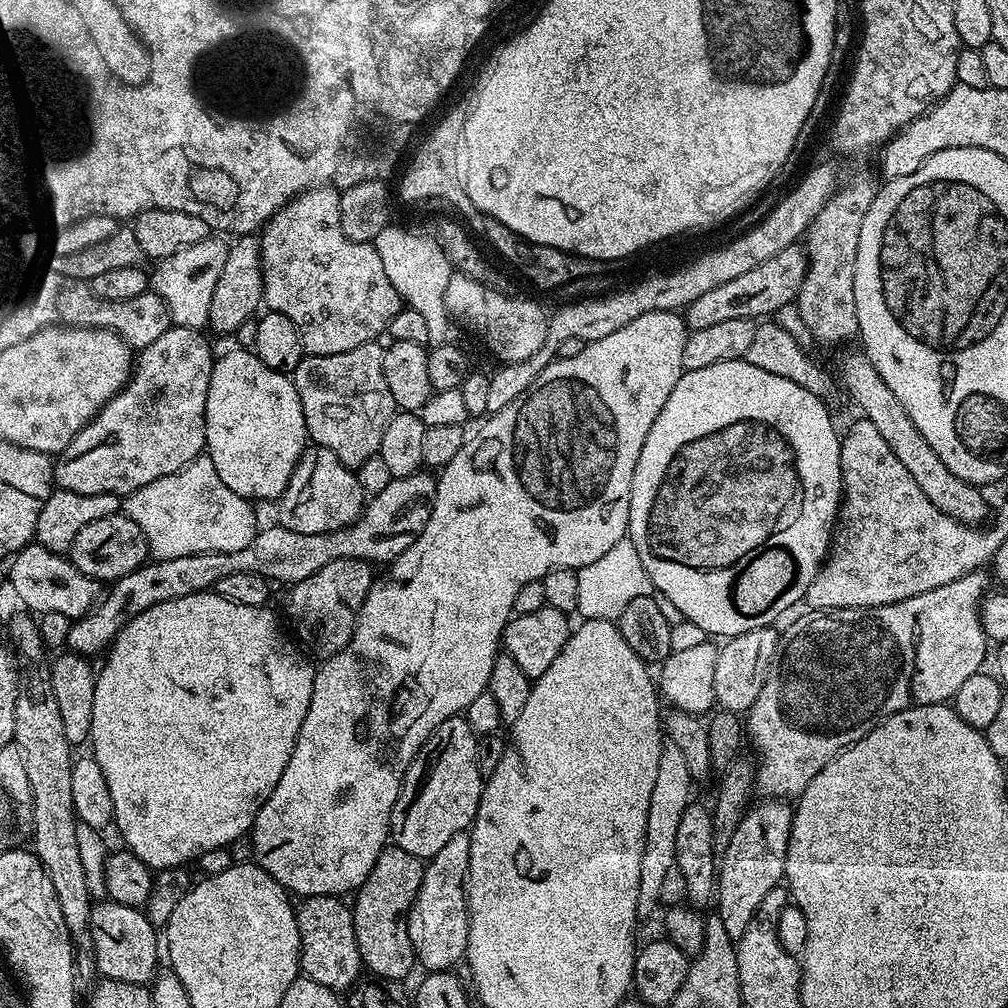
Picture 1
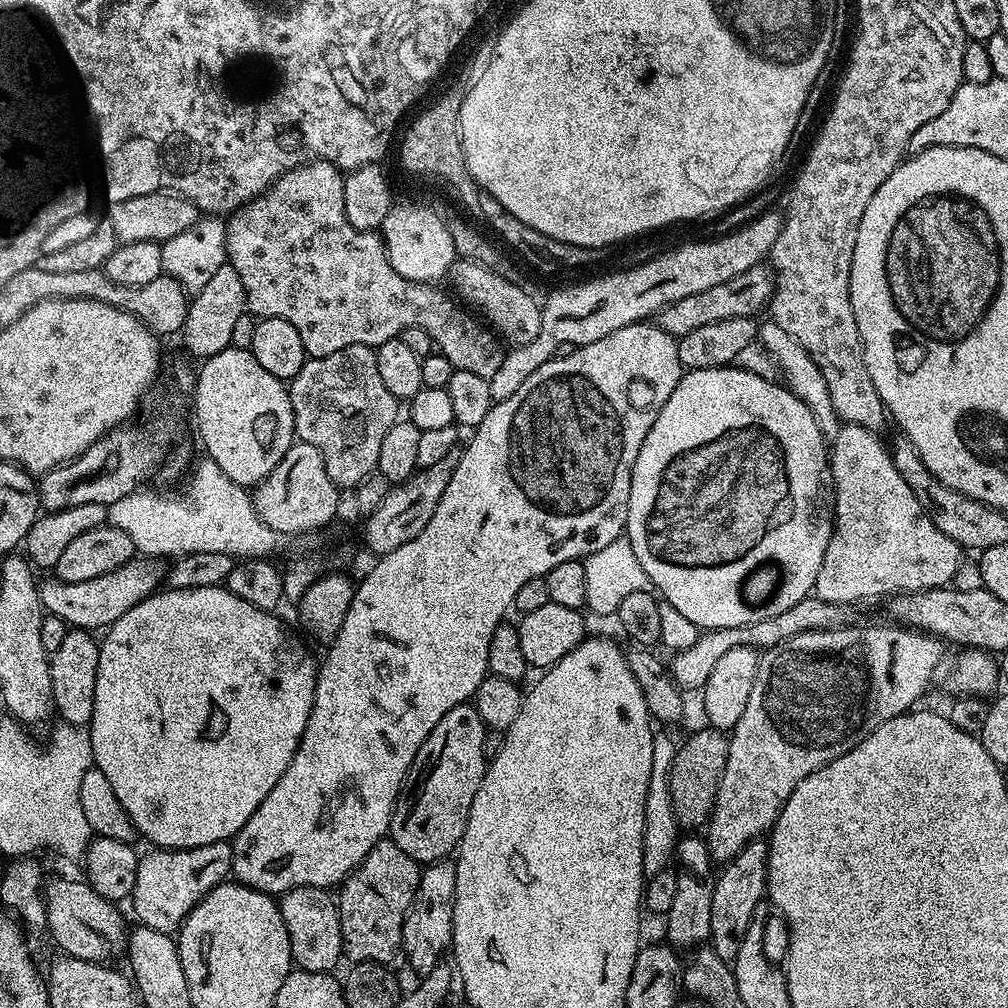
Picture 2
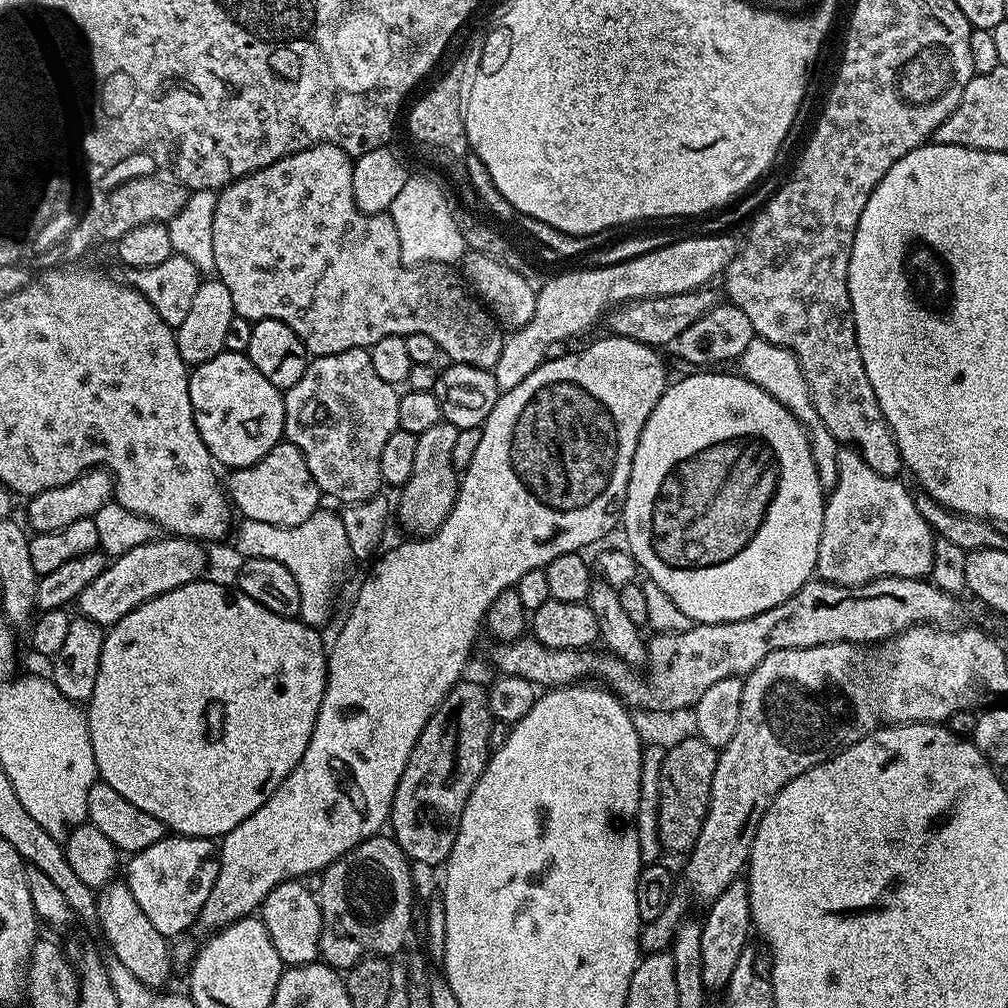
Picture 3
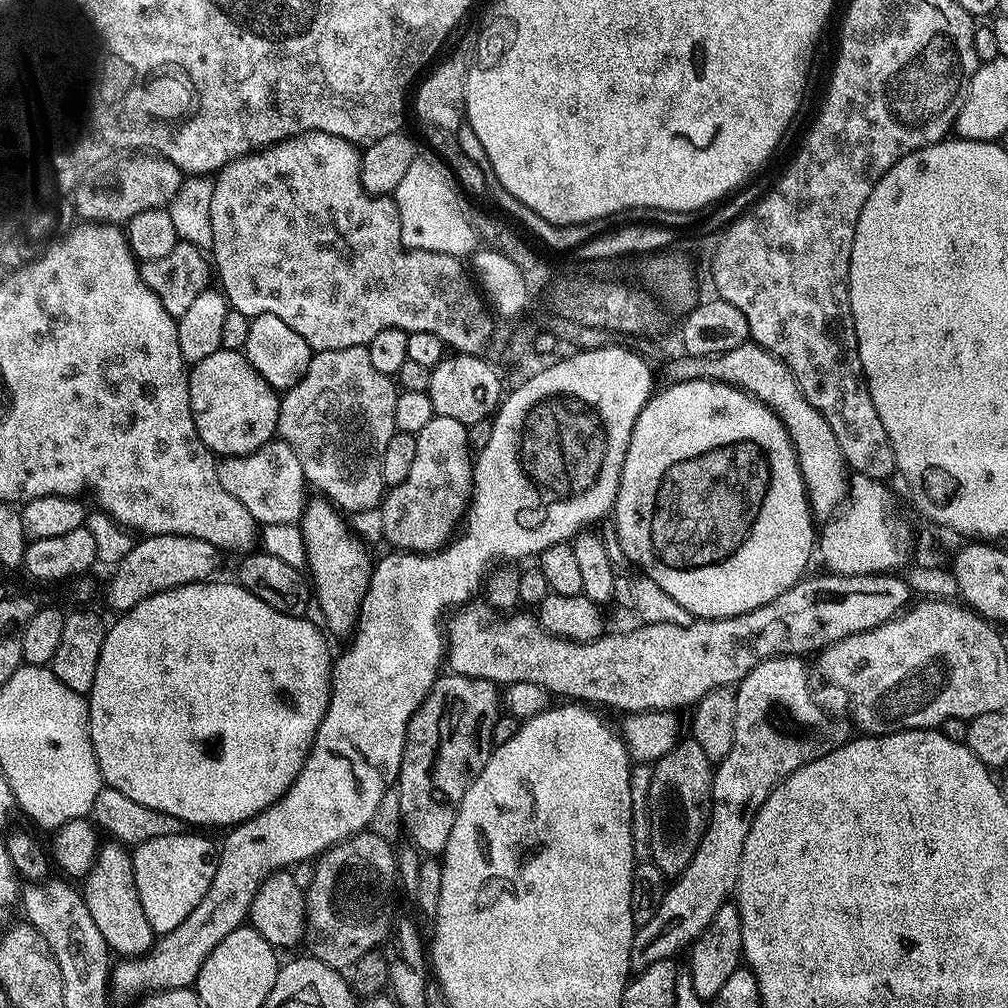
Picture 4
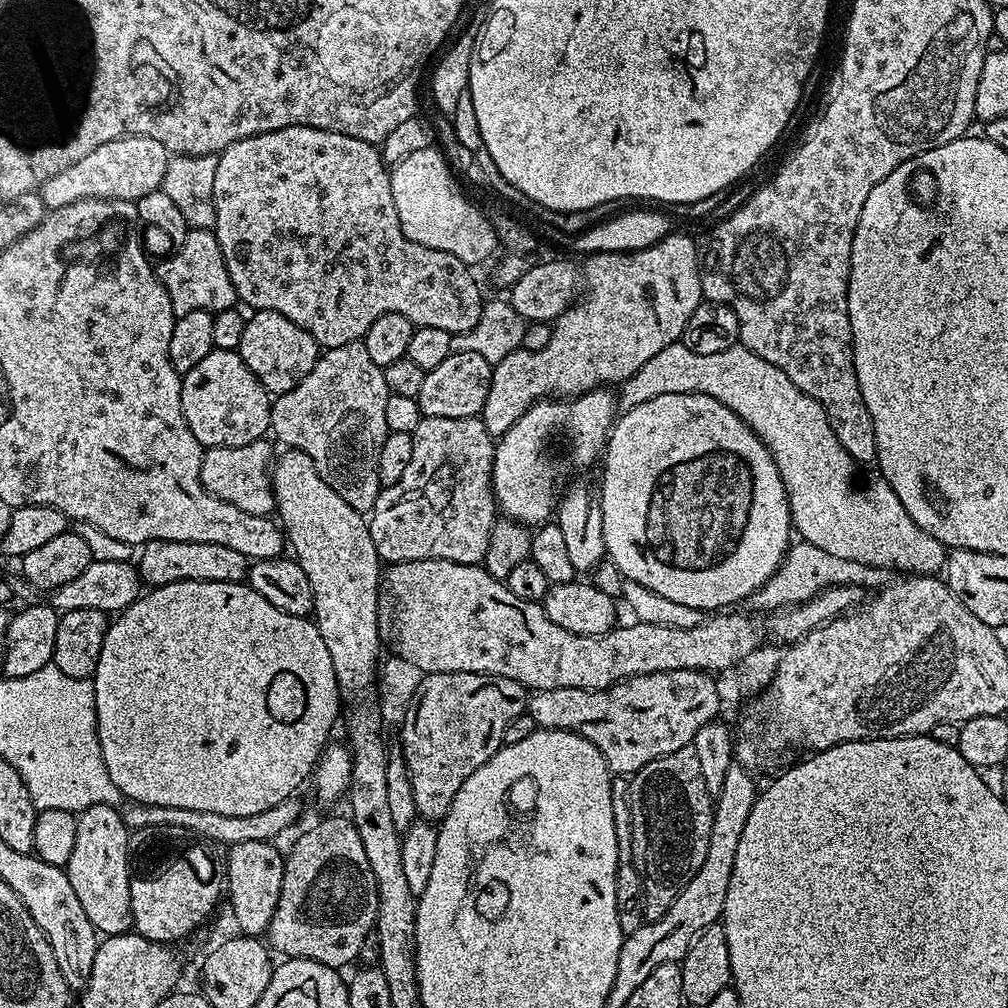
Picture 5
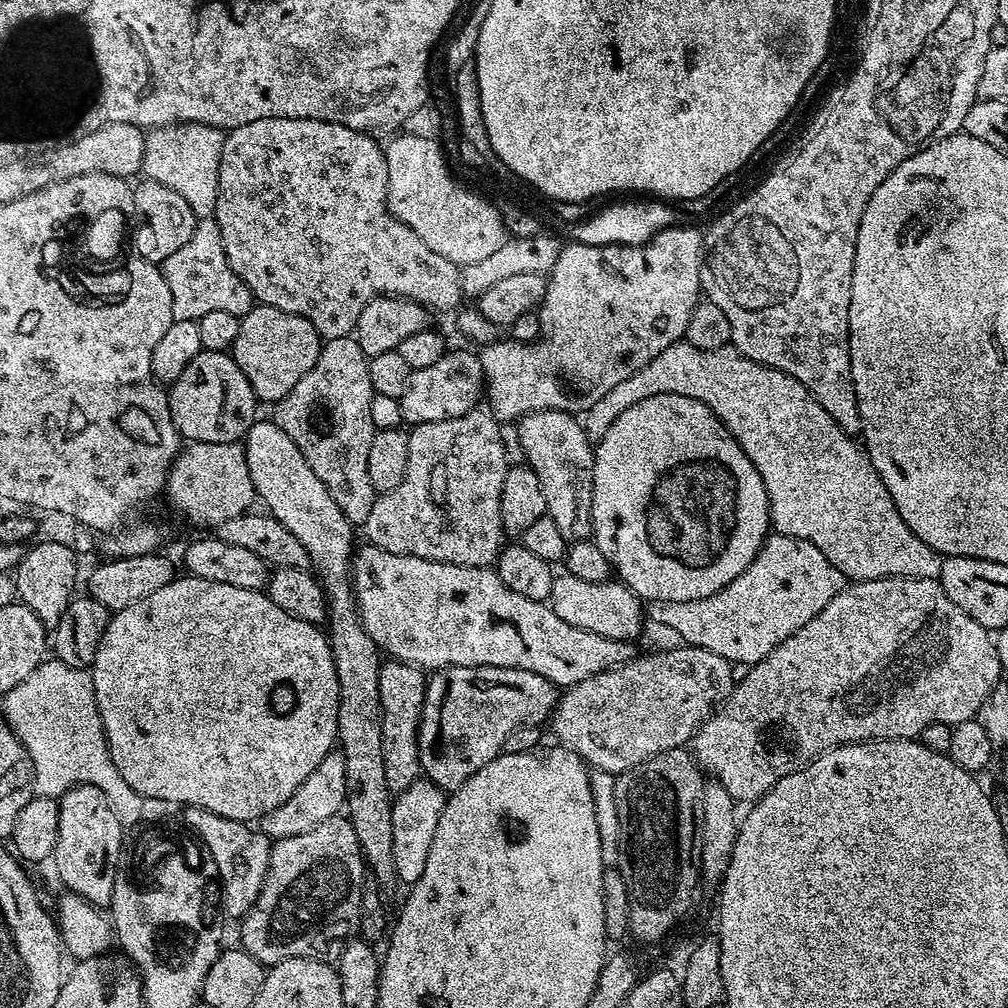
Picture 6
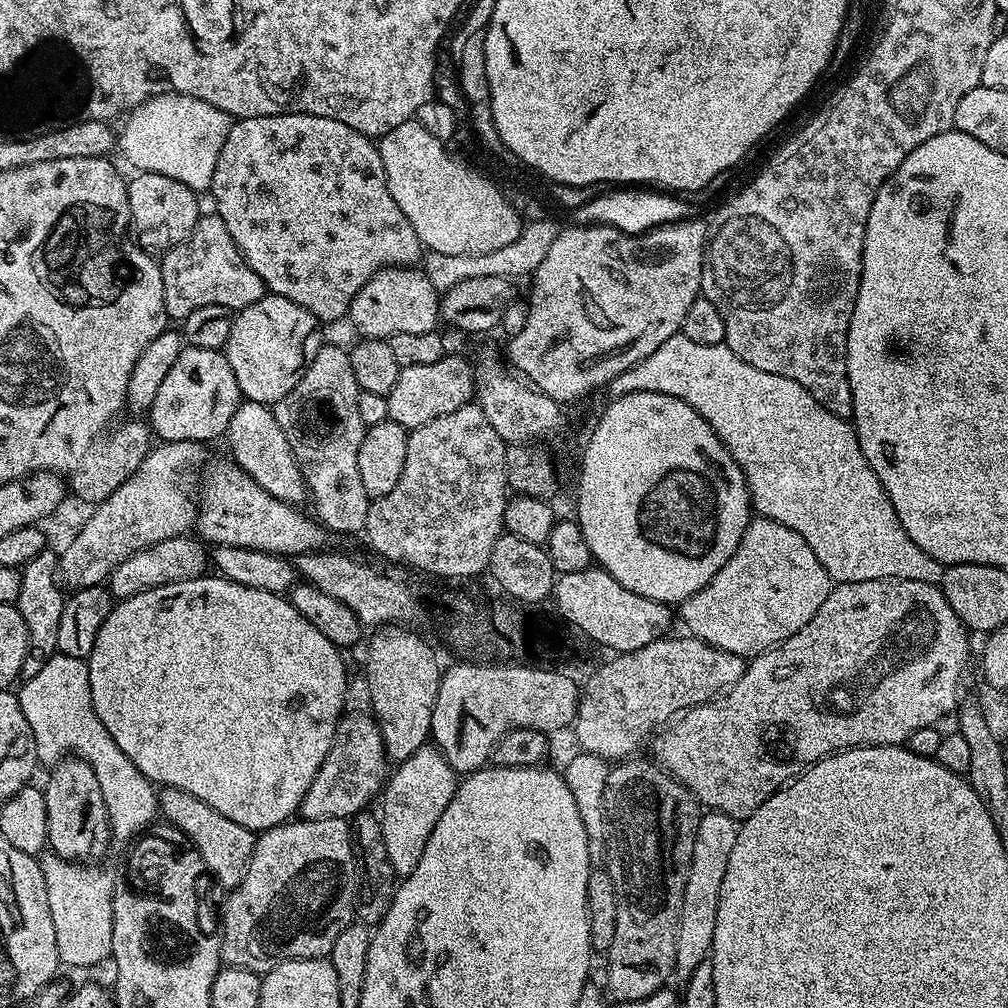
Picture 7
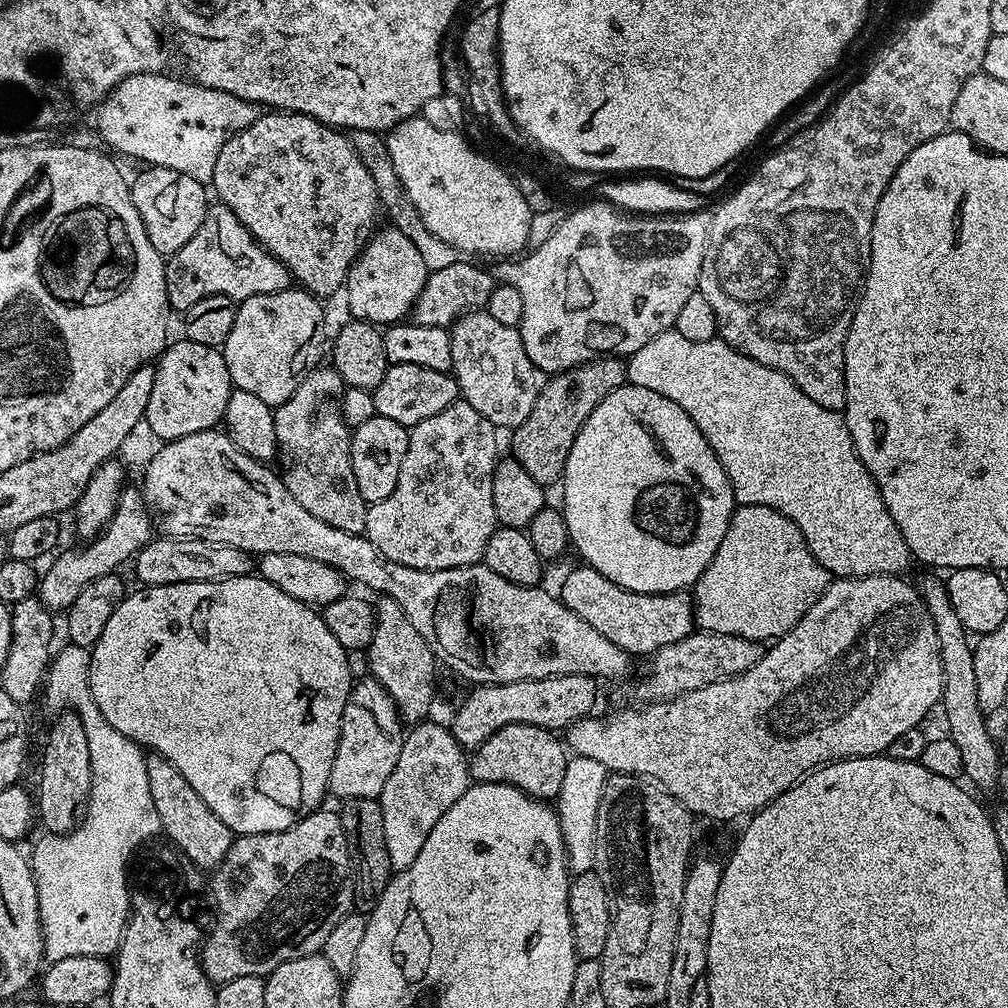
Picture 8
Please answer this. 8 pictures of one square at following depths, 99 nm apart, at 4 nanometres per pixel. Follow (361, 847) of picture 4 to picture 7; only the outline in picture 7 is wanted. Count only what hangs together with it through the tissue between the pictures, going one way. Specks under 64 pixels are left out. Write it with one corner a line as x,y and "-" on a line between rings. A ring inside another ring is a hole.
293,818
283,824
276,824
272,828
263,829
256,837
256,845
252,851
252,857
248,859
244,876
238,882
238,886
225,895
228,897
224,900
224,925
221,926
220,932
218,931
220,959
229,968
241,968
263,974
287,960
318,960
331,957
334,938
338,938
338,934
342,934
342,930
346,930
346,926
353,923
357,895
358,853
354,847
352,830
348,820

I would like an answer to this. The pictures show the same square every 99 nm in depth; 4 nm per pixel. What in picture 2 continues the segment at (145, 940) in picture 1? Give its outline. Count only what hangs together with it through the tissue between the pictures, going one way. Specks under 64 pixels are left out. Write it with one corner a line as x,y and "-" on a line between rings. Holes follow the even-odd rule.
49,875
42,885
44,909
46,910
47,932
52,934
52,940
60,947
59,951
66,956
73,956
79,960
95,960
97,962
111,961
115,952
125,951
129,929
124,928
124,916
119,912
113,901
102,898
102,894
95,892
83,879
63,880
60,876

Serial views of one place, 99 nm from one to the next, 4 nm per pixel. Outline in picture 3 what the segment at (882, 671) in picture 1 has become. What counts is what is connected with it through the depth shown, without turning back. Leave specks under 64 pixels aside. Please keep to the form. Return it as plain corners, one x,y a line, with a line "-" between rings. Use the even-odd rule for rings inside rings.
855,644
774,650
758,662
753,672
743,677
742,714
738,718
738,730
734,730
734,738
730,738
728,745
719,749
702,834
698,834
698,842
686,856
688,865
684,868
684,880
698,899
703,902
716,900
718,894
722,894
722,890
726,890
726,886
730,886
730,882
745,871
758,822
762,822
770,802
782,786
786,786
786,782
798,778
798,774
818,766
823,760
829,760
842,749
854,746
854,742
868,735
877,723
867,690
856,688
860,652

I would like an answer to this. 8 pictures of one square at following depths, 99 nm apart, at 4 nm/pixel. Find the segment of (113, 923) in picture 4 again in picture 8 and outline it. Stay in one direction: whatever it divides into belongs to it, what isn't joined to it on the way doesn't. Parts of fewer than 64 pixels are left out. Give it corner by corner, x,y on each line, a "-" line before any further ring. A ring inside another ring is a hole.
65,710
55,717
44,740
44,753
40,756
40,793
36,792
34,804
38,809
38,820
52,834
73,832
80,823
88,795
92,789
92,767
90,766
90,742
86,742
86,730
80,716
74,710

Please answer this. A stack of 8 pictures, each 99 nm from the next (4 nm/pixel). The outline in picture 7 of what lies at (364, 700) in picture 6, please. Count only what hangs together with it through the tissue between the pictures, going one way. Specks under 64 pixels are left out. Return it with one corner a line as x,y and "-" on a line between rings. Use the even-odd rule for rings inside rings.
244,400
234,410
234,418
230,418
230,426
226,433
226,441
231,459
266,494
278,498
287,504
303,505
309,499
308,487
304,481
302,470
294,458
294,450
290,450
290,442
286,442
286,434
282,434
282,426
278,426
278,418
274,418
272,408
266,404
259,404
253,400

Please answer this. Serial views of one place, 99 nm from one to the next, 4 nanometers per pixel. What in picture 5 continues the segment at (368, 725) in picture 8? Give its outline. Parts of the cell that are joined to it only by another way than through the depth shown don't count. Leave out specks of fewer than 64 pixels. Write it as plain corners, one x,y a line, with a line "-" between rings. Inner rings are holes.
289,798
278,802
278,806
270,806
270,810
262,810
259,814
214,814
211,810
182,810
174,806
154,806
153,804
129,803
123,809
124,825
129,830
137,828
153,828
154,826
174,826
183,832
192,832
201,836
213,845
231,846
238,842
254,842
255,840
275,841
300,816
299,799

